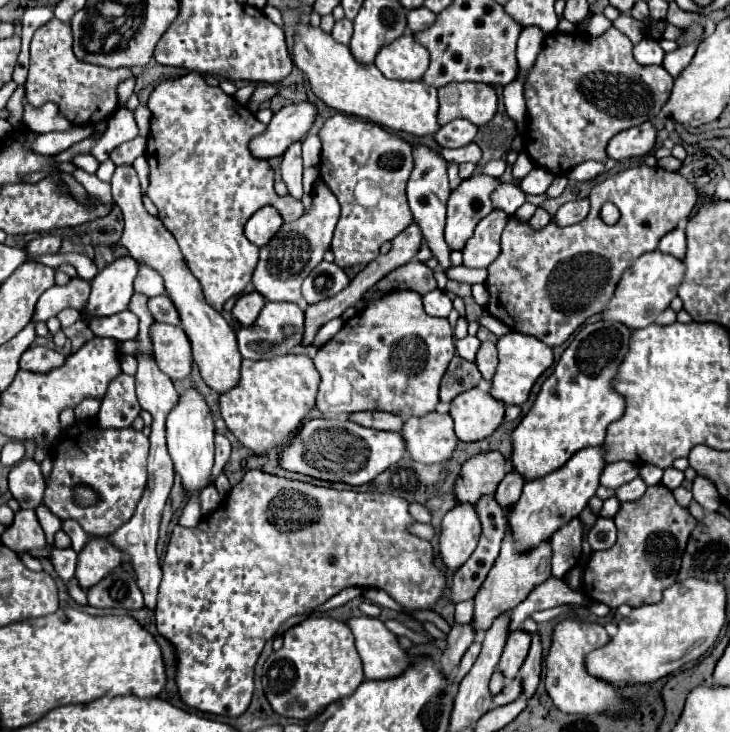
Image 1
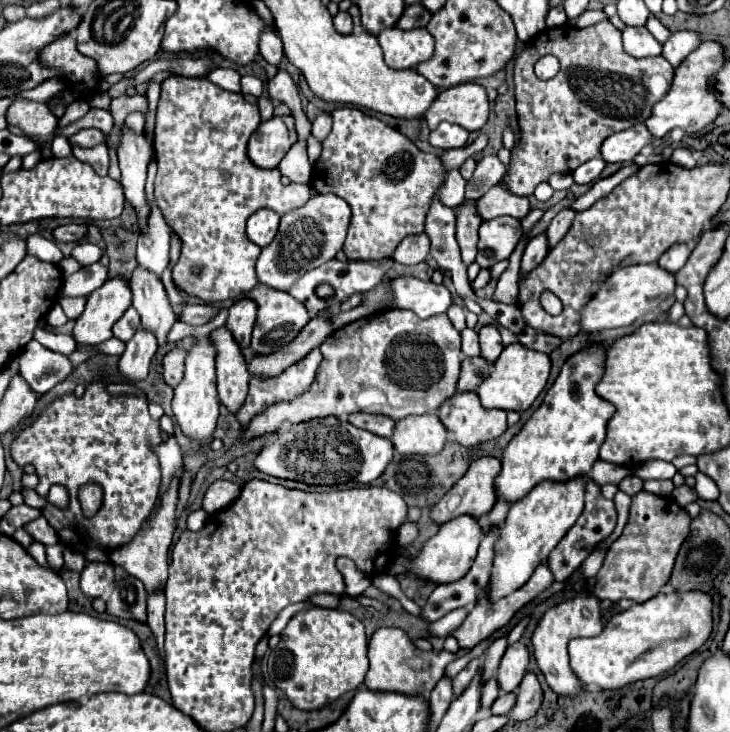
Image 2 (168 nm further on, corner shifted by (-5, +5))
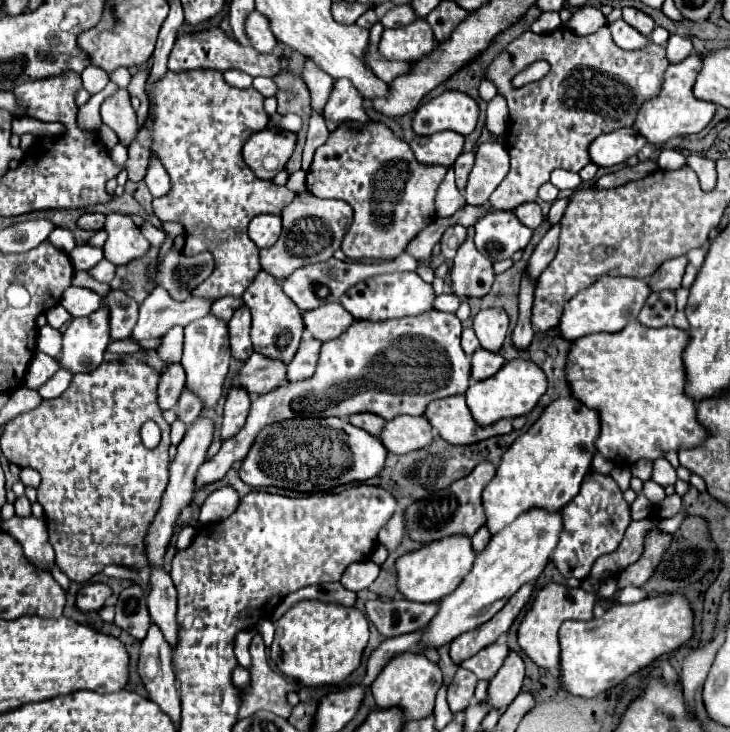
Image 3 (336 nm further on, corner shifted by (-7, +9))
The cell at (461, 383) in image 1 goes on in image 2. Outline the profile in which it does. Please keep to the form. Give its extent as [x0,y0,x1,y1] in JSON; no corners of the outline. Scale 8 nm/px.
[457,356,491,392]

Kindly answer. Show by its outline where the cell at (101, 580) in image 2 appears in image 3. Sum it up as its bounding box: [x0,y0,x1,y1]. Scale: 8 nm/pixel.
[77,582,111,612]

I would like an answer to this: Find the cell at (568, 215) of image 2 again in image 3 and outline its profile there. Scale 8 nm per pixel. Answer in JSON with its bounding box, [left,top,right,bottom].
[527,224,561,280]

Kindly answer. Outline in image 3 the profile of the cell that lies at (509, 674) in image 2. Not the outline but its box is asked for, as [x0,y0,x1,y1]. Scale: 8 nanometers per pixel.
[487,652,525,712]

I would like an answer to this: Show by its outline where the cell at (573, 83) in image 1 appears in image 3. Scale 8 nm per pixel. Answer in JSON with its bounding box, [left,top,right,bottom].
[487,24,669,210]

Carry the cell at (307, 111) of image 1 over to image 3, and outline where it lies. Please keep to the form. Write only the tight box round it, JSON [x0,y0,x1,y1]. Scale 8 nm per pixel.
[243,126,295,178]

